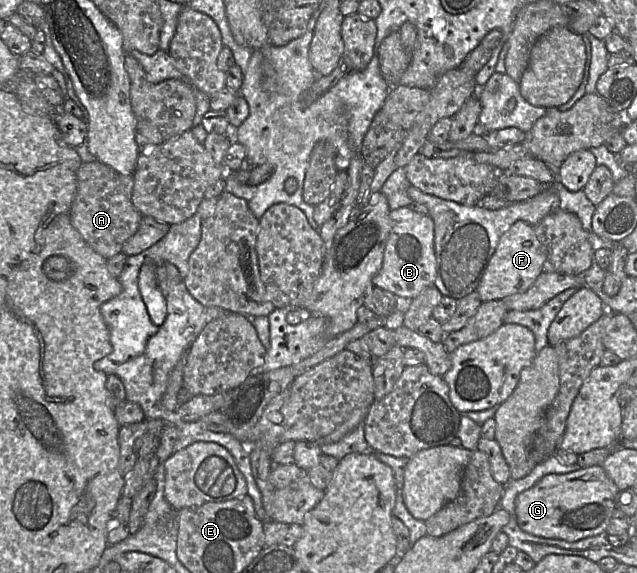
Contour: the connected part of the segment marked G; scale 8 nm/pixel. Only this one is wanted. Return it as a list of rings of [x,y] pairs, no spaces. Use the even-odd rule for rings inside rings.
[[[601,465],[566,474],[548,474],[516,497],[519,527],[532,535],[576,542],[606,533],[620,490]]]

